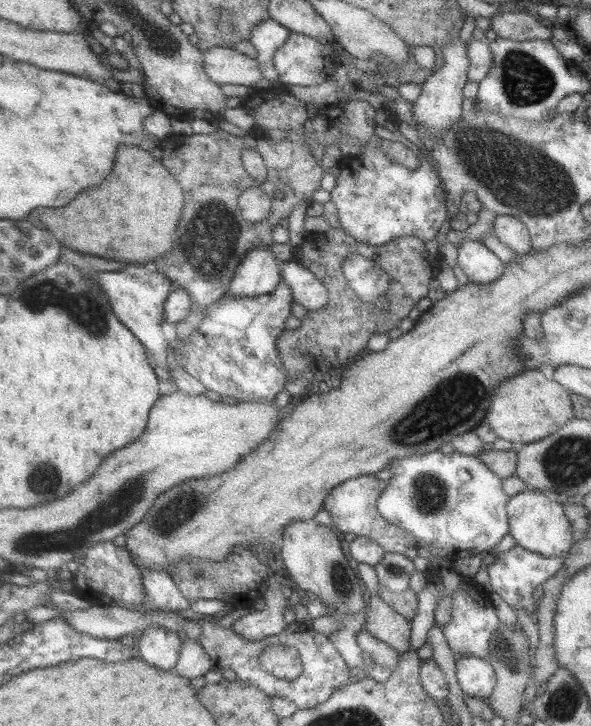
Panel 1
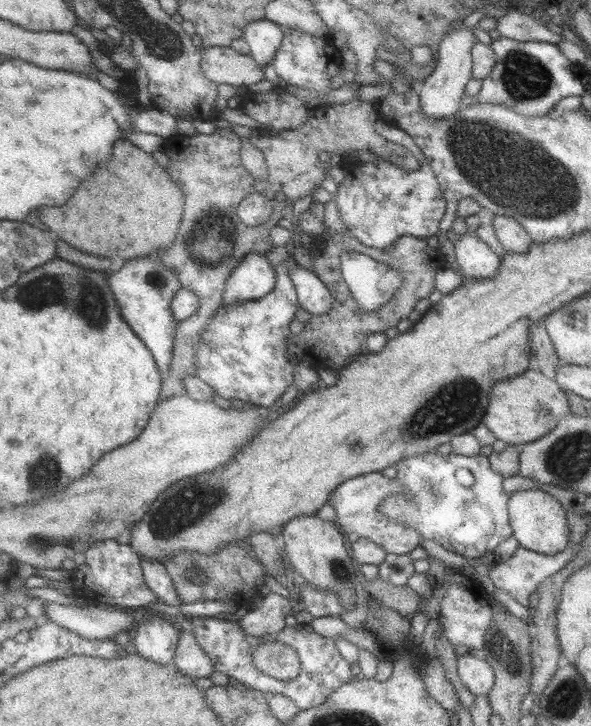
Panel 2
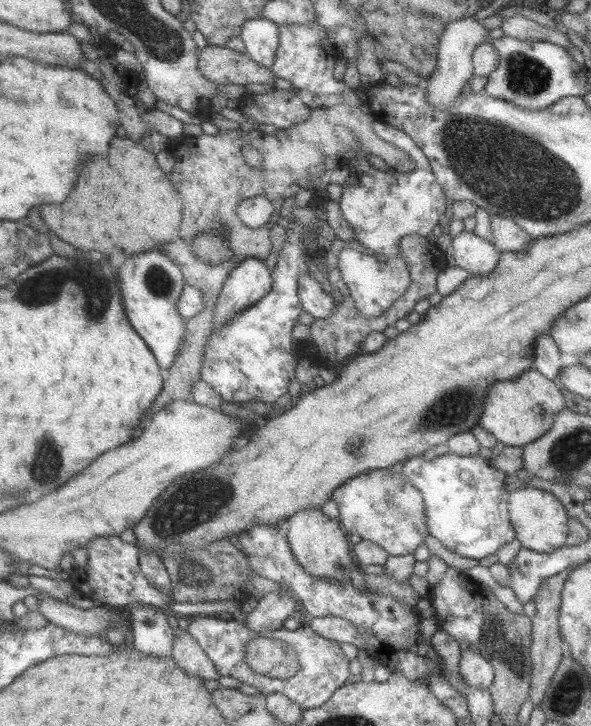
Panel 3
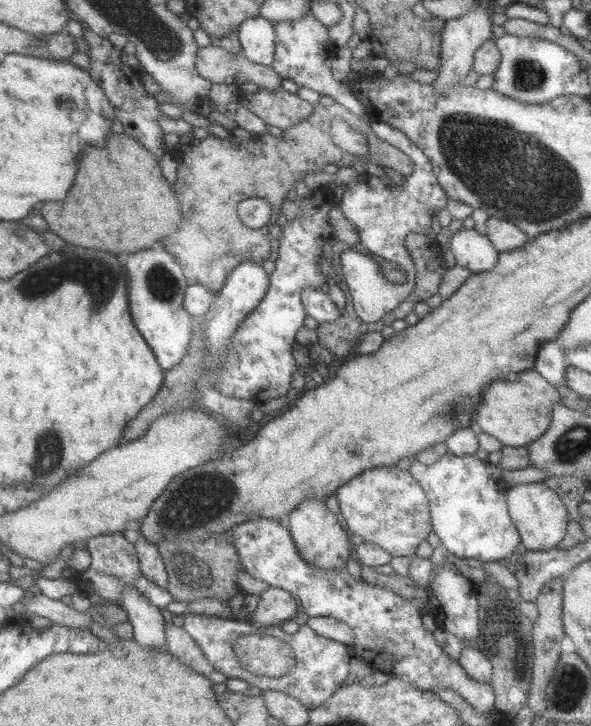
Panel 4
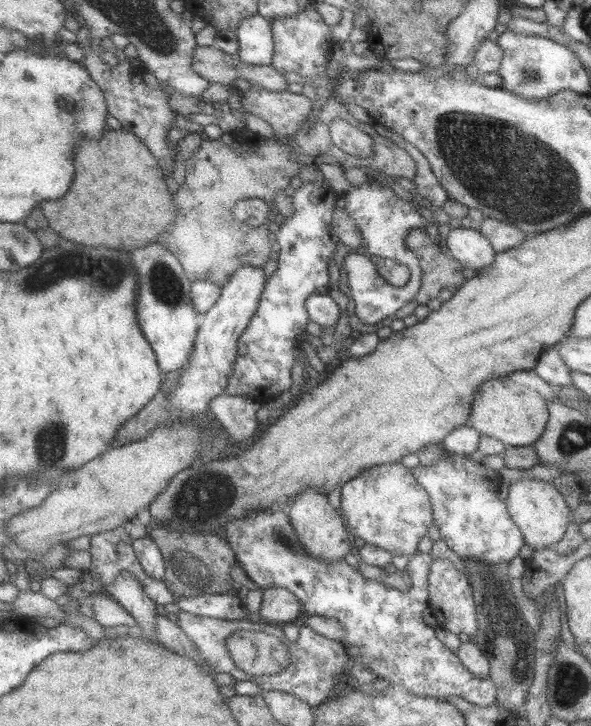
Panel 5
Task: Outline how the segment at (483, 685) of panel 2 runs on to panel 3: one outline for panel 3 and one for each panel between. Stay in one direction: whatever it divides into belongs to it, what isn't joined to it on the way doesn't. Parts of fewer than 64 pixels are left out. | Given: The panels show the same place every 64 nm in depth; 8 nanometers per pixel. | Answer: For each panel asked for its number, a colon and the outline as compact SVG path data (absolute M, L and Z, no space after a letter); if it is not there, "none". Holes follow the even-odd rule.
3: M475 648L461 652L459 674L465 684L469 684L471 688L479 688L479 690L489 690L495 680L493 664L489 664L487 658L479 654Z

